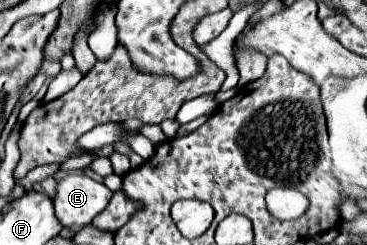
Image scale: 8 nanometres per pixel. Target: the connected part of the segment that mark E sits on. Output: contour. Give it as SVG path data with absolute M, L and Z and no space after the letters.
M83 173L67 175L59 181L53 197L55 215L61 225L81 229L91 225L91 221L107 207L111 195L113 193L103 183L97 183Z

